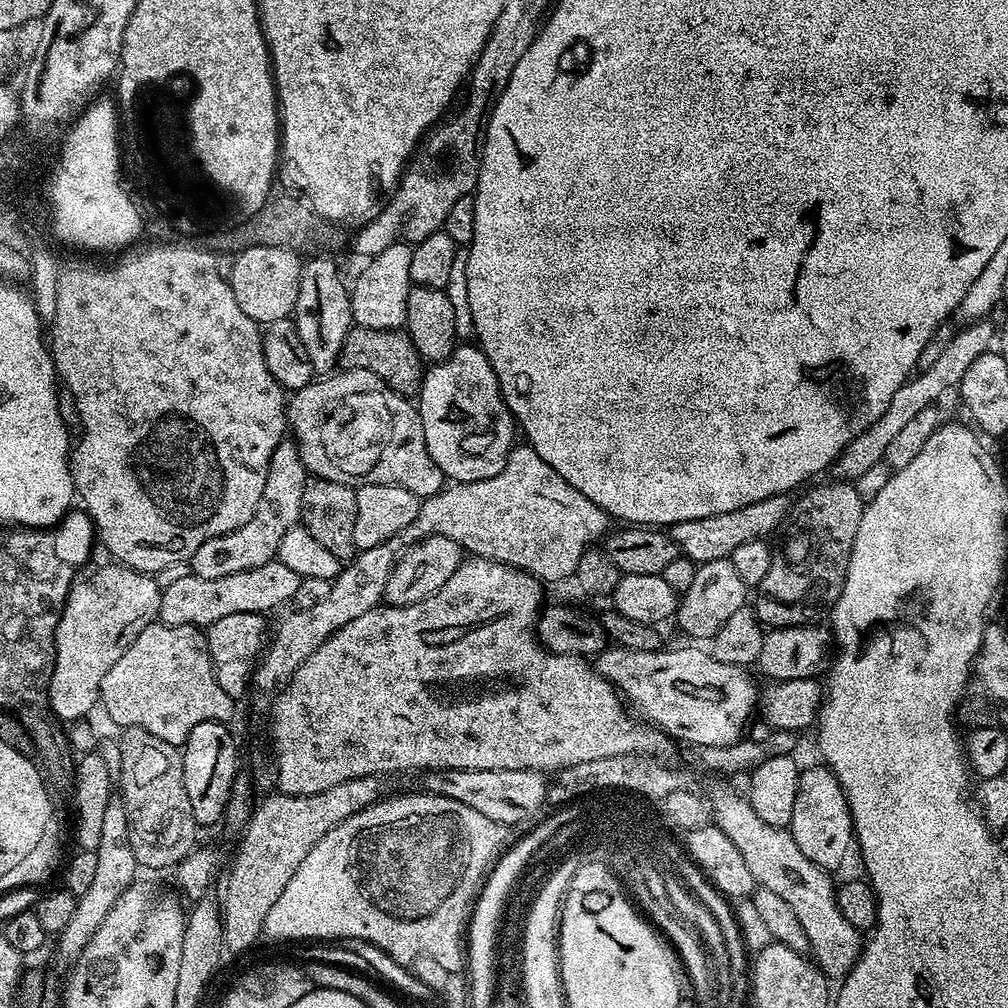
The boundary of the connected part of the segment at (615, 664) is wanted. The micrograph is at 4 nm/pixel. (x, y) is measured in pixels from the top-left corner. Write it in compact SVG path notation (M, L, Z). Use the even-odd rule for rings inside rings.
M608 646L599 653L594 666L616 685L621 697L645 721L655 724L675 741L685 740L700 748L734 744L745 735L744 727L752 712L754 716L757 711L758 687L747 667L718 662L705 649L704 652L700 649L703 647L692 647L696 648L639 652Z

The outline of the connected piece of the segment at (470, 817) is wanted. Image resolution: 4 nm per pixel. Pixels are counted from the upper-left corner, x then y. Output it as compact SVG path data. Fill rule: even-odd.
M427 794L396 795L381 798L369 808L363 808L358 814L346 818L346 822L334 826L334 830L330 830L330 834L326 834L326 838L322 838L322 842L318 842L318 846L314 846L310 854L306 854L302 866L294 870L294 878L290 878L286 890L282 890L278 902L274 902L274 906L270 906L270 914L266 914L264 932L267 935L272 935L276 940L300 940L303 936L308 940L341 940L341 942L361 940L380 948L390 958L405 966L411 965L410 962L415 956L429 956L438 967L445 968L448 972L456 972L459 968L461 971L465 967L466 933L472 918L472 910L480 895L486 873L505 851L504 839L507 838L509 829L486 818L486 814L478 814L478 810L470 810L470 806L462 806L462 802L457 800Z

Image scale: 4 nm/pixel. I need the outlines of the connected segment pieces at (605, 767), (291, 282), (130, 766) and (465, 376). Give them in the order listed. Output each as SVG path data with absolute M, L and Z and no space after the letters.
M616 755L614 758L600 758L580 762L566 767L557 773L549 787L549 803L564 806L583 797L603 791L624 791L648 796L650 800L660 801L680 787L677 774L657 757Z
M254 246L237 251L234 258L230 283L234 298L238 298L238 306L242 306L242 314L254 318L261 326L291 317L298 296L301 257L285 248Z
M125 728L119 733L120 735L120 772L118 768L118 792L122 797L122 803L125 808L126 818L129 822L129 838L130 846L134 850L134 858L137 860L141 869L145 868L168 868L175 869L176 865L181 864L184 859L197 847L196 831L198 825L194 814L190 810L190 798L186 798L186 786L184 785L184 758L181 749L177 745L170 742L162 742L162 738L154 738L154 734L150 734L141 728Z
M457 343L450 358L433 363L425 371L418 389L418 407L422 418L422 430L426 434L426 450L437 466L444 471L449 481L469 484L482 478L494 478L502 466L506 466L508 453L514 447L512 411L500 393L500 383L486 358L486 354L475 343Z

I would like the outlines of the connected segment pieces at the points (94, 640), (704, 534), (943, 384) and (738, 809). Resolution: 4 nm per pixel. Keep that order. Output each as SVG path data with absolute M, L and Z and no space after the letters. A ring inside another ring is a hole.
M108 562L93 576L77 579L64 600L56 627L56 664L49 683L49 705L61 722L78 722L100 704L102 678L130 650L134 638L157 619L160 587L151 575Z
M787 495L762 498L762 502L750 502L750 506L742 506L738 510L726 510L726 514L710 514L710 518L694 518L686 522L671 525L670 535L681 553L697 565L714 562L731 557L742 542L764 540L775 533L788 517L790 500Z
M985 318L969 323L967 326L964 326L964 329L960 328L959 331L955 333L950 344L946 346L946 350L943 351L939 359L935 360L934 366L930 367L930 370L916 372L906 383L902 386L898 386L897 392L894 393L894 398L890 398L890 406L886 406L886 414L882 414L882 418L878 418L878 422L874 422L866 430L862 430L862 434L855 436L855 438L845 446L844 451L841 452L834 465L834 472L840 475L837 477L843 478L848 482L859 481L859 476L866 475L876 463L881 463L881 461L884 460L884 455L890 446L890 441L892 441L921 410L933 407L933 405L937 403L936 399L938 399L947 388L955 389L957 385L959 385L962 374L966 374L966 370L970 368L971 363L974 362L974 358L978 358L983 352L989 351L989 349L993 347L994 341L998 336L998 328L995 328L991 322L991 319Z
M736 794L726 795L724 801L714 808L716 827L738 846L738 854L742 854L750 874L754 874L757 885L772 890L794 910L795 917L802 924L802 929L809 939L811 955L825 977L843 978L856 965L862 951L861 929L850 926L846 918L842 918L842 910L838 910L836 901L837 885L827 871L818 867L802 850L798 850L798 842L794 842L788 828L775 828L770 822L762 822L758 814L748 805L747 799Z

